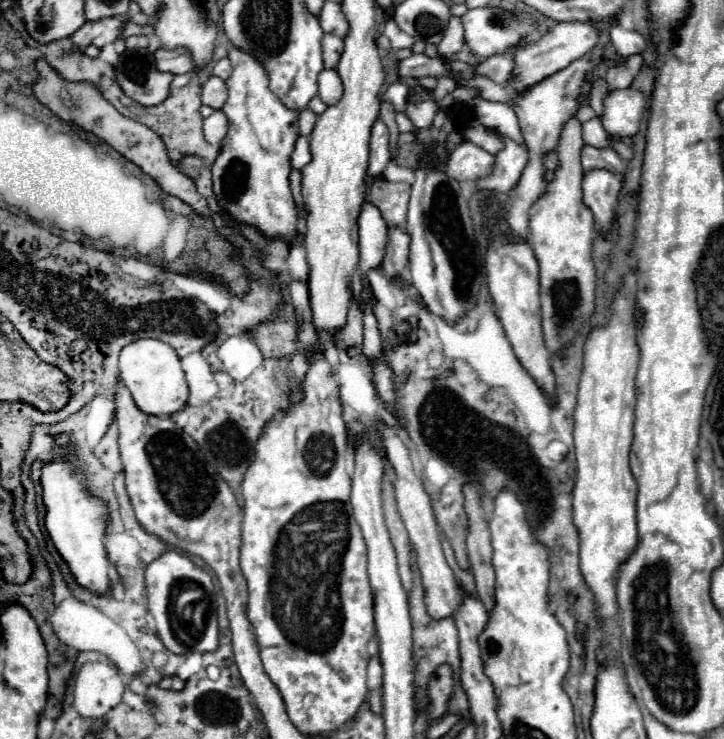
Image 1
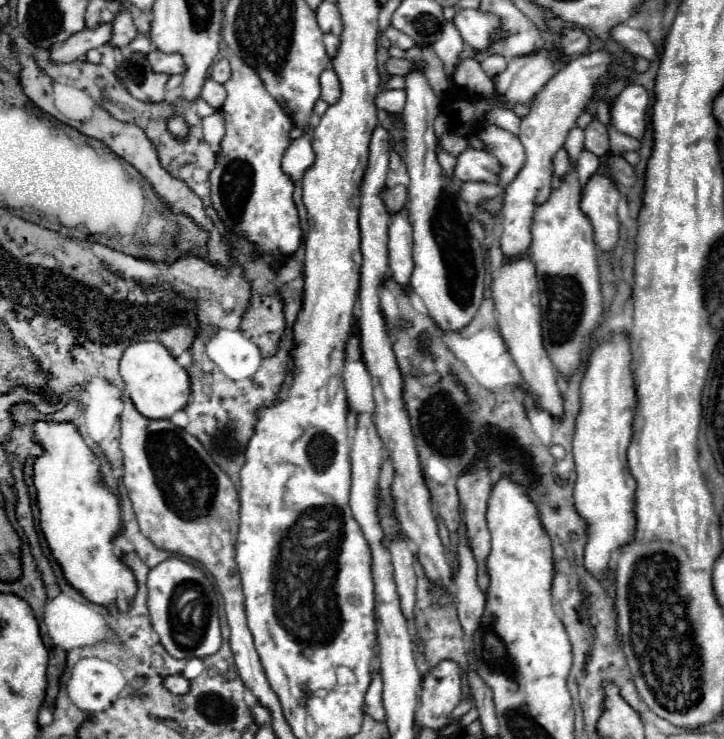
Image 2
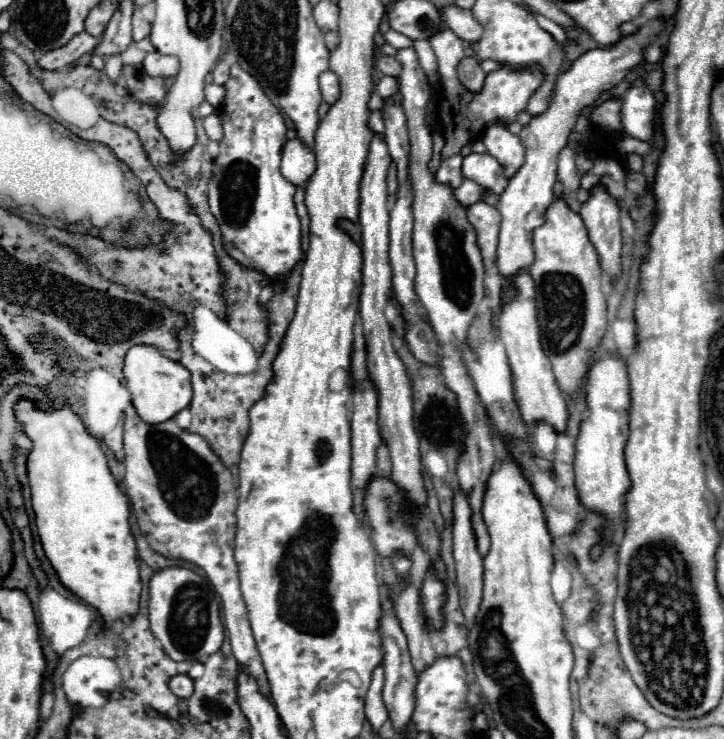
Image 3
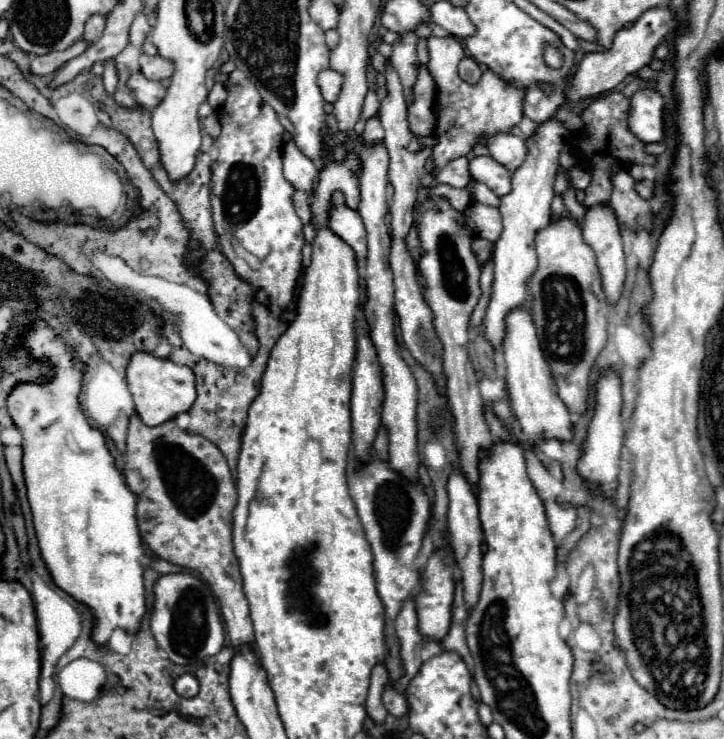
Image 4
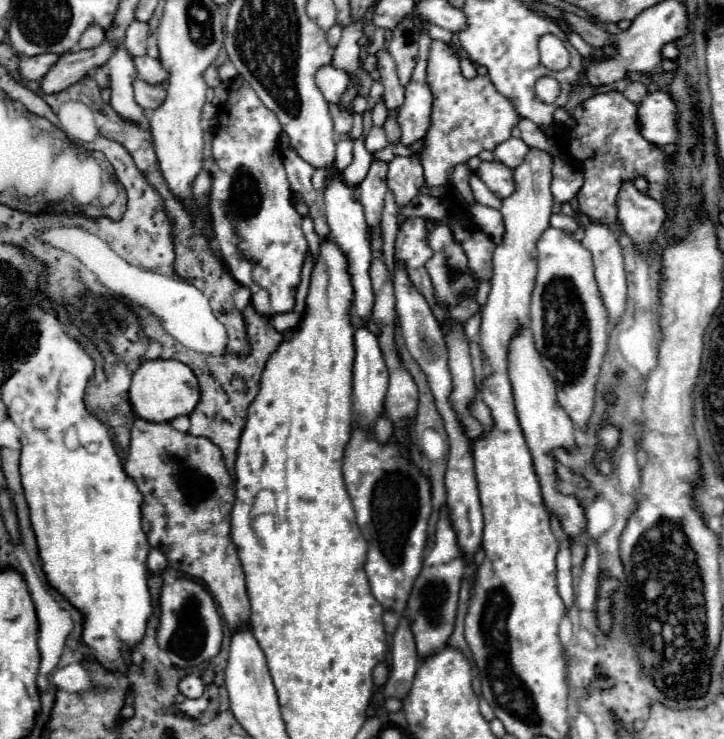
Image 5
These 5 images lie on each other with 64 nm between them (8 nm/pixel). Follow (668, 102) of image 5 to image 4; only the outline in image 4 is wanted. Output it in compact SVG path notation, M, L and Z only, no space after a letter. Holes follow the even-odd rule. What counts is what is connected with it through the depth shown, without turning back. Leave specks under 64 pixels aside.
M640 90L630 100L630 130L646 144L666 140L664 124L666 100L656 90Z

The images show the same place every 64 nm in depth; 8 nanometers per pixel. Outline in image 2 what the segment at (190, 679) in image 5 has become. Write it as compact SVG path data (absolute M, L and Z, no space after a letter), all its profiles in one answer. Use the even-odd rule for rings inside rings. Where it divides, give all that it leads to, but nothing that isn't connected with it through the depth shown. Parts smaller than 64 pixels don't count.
M182 674L164 678L164 686L166 686L172 694L186 694L186 692L190 690L190 682L188 682Z

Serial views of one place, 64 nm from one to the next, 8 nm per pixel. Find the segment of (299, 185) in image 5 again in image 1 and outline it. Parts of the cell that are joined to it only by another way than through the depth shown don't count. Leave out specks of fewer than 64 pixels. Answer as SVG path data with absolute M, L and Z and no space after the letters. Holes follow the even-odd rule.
M300 136L296 140L296 146L294 146L294 152L290 154L290 166L294 170L302 170L308 162L312 160L312 152L310 152L310 142L306 136Z

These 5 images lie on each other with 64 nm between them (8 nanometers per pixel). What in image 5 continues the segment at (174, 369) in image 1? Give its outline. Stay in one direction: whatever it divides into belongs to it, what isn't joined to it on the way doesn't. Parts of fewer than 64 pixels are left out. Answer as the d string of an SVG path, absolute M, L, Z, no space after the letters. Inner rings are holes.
M144 360L132 376L130 402L138 418L148 422L172 422L178 416L190 416L200 400L200 388L194 372L176 360Z

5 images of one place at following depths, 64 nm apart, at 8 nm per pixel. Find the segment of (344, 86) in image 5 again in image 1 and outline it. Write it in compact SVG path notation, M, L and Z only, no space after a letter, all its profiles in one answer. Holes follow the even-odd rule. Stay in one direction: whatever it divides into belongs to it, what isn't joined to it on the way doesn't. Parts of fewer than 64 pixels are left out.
M322 70L318 78L318 96L328 104L336 104L342 98L342 82L336 70Z

